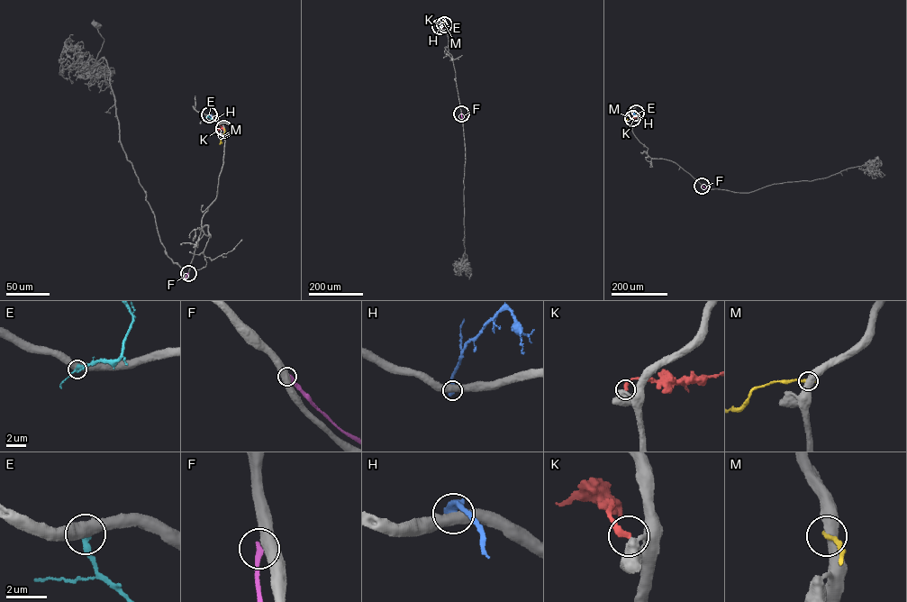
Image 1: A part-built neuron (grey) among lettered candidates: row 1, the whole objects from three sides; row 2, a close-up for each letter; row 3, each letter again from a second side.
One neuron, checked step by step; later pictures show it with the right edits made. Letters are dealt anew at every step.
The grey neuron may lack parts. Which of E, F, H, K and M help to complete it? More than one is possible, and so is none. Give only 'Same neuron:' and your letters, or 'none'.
Same neuron: none

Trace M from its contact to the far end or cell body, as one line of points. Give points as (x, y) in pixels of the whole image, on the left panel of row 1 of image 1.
M: (223, 128), (219, 144)

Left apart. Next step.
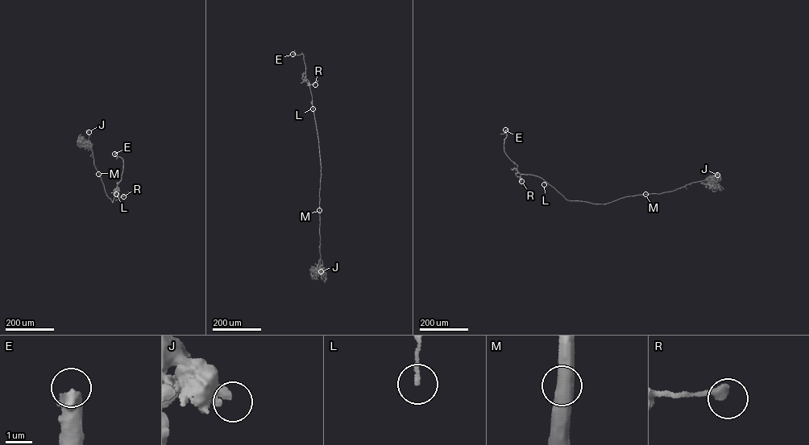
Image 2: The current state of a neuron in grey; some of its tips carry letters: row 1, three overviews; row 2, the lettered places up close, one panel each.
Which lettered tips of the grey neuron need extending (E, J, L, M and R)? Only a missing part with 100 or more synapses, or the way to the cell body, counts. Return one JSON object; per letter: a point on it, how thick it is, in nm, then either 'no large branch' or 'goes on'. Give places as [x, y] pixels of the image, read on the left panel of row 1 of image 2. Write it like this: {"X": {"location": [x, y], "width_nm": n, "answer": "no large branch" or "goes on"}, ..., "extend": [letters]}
{"E": {"location": [114, 154], "width_nm": 550, "answer": "goes on"}, "J": {"location": [89, 132], "width_nm": 360, "answer": "no large branch"}, "L": {"location": [116, 194], "width_nm": 130, "answer": "no large branch"}, "M": {"location": [98, 174], "width_nm": 150, "answer": "no large branch"}, "R": {"location": [123, 196], "width_nm": 320, "answer": "no large branch"}, "extend": ["E"]}

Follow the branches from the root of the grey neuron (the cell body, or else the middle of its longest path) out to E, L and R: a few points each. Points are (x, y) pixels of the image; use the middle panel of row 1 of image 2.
E: (319, 271), (318, 141), (304, 56), (302, 53), (292, 54)
L: (319, 271), (321, 269), (317, 270), (321, 260), (321, 165), (313, 109)
R: (319, 271), (321, 269), (317, 270), (321, 260), (321, 165), (308, 84), (315, 84)

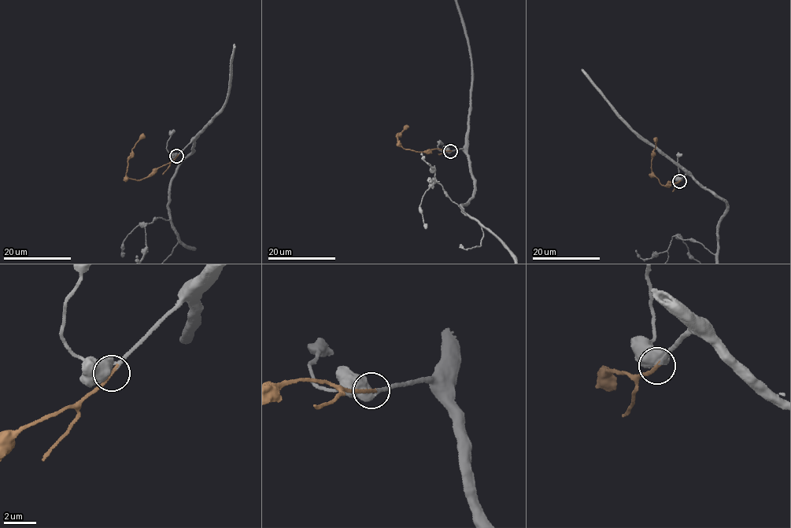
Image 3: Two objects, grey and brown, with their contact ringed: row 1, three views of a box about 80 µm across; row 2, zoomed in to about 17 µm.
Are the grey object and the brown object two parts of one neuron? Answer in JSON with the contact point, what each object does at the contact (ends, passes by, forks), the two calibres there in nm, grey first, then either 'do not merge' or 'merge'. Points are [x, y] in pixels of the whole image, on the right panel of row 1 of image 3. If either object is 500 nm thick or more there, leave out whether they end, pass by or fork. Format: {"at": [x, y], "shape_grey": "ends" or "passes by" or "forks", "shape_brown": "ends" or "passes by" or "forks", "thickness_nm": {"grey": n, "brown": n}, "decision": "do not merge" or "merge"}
{"at": [679, 181], "shape_grey": "forks", "shape_brown": "ends", "thickness_nm": {"grey": 480, "brown": 240}, "decision": "merge"}

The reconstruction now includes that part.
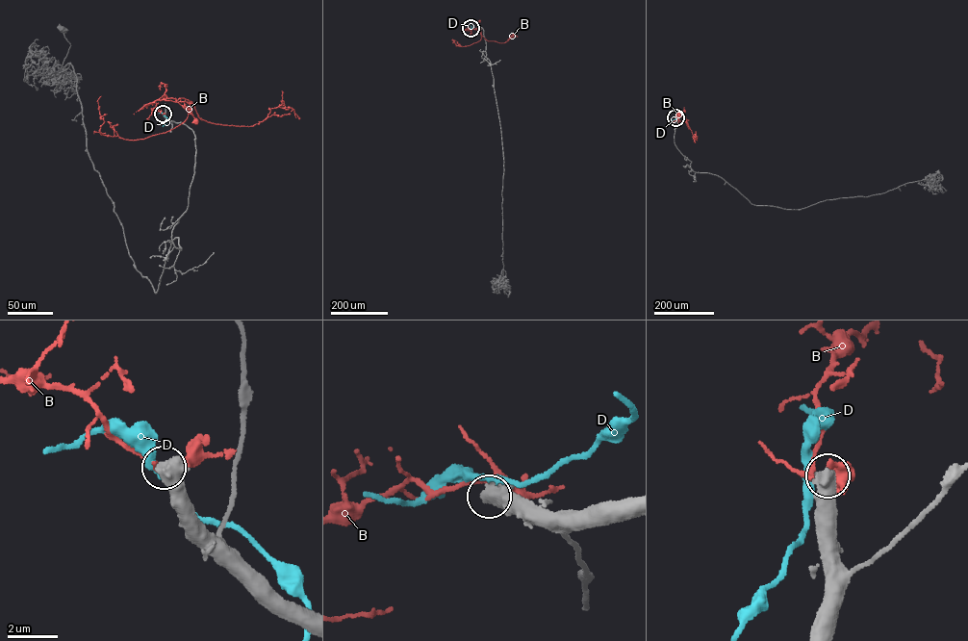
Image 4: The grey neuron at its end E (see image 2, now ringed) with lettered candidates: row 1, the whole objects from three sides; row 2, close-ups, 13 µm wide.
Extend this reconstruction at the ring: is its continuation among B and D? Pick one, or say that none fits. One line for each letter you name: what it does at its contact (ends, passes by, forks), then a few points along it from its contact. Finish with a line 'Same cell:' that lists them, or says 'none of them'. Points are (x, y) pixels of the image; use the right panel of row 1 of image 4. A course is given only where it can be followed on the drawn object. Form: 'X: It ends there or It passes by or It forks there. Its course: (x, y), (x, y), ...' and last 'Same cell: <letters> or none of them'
Same cell: none of them

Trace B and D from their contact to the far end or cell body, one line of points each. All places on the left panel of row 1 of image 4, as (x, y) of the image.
B: (163, 114), (153, 110), (156, 104), (153, 102), (178, 102), (196, 121)
D: (163, 115), (167, 119), (163, 126)

